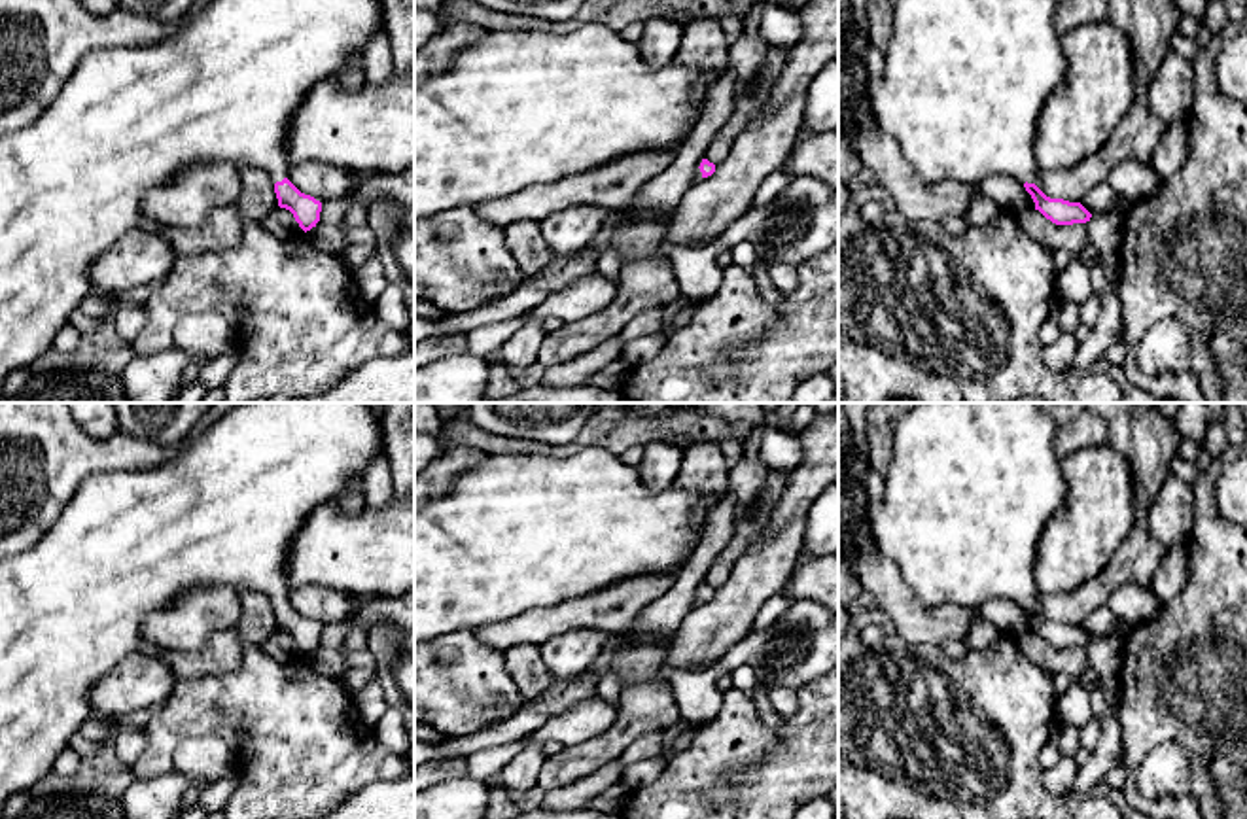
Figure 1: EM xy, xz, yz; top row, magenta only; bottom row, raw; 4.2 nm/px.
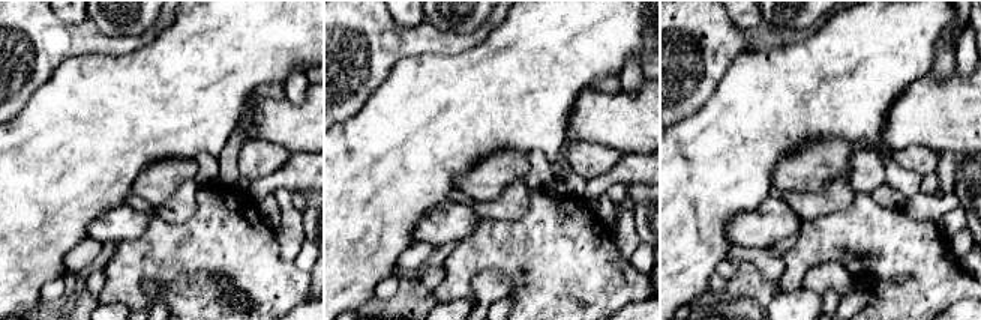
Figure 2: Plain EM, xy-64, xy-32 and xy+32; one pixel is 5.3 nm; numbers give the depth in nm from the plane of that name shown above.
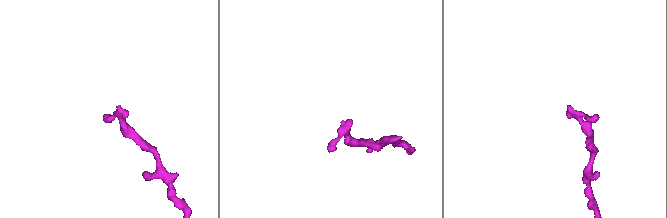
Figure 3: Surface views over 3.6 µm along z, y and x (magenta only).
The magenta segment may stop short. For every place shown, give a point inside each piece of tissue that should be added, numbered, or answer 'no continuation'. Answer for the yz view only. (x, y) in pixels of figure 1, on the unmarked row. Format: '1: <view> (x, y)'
1: yz (969, 488)

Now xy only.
1: xy (224, 511)

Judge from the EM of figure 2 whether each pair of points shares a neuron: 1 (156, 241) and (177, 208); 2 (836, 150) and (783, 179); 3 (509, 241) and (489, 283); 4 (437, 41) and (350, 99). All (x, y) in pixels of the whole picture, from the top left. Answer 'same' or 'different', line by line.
1: different
2: same
3: different
4: same

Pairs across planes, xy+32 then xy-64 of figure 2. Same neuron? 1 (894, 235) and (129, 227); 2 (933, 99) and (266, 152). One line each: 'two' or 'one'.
1: two
2: two

